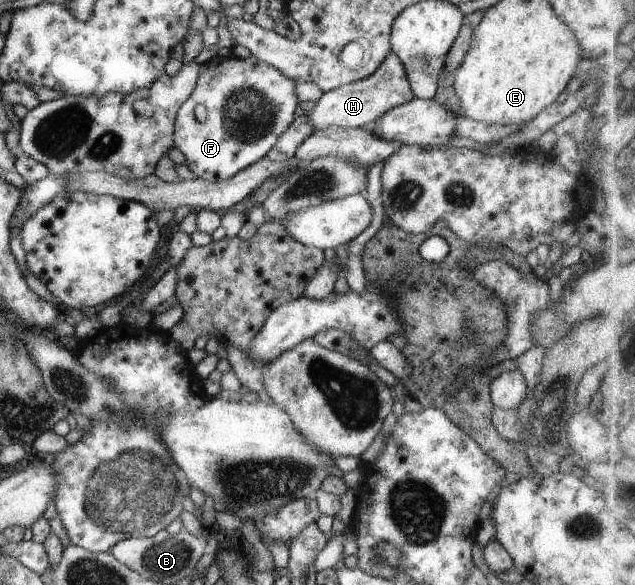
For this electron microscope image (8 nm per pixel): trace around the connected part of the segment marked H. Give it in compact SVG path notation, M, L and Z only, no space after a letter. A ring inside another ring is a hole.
M389 54L383 67L371 78L325 92L314 104L306 118L314 131L324 130L331 126L343 129L362 128L378 120L388 109L406 104L414 97L409 82L405 79L401 62L395 54Z

